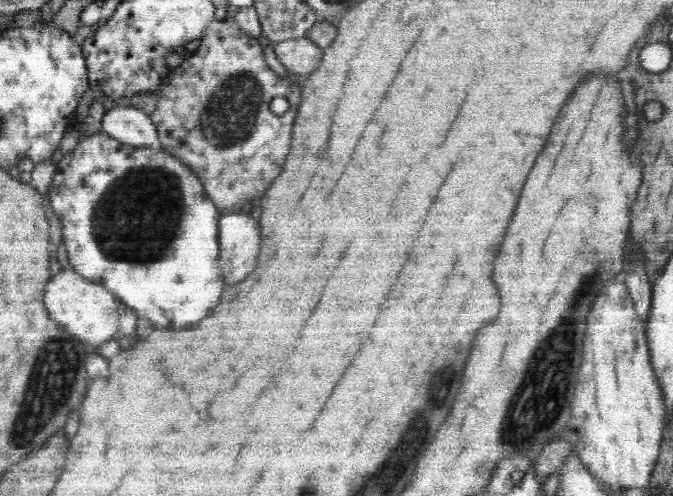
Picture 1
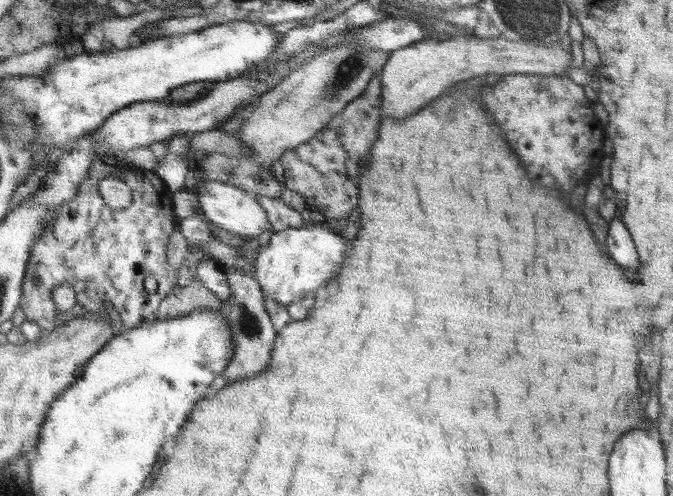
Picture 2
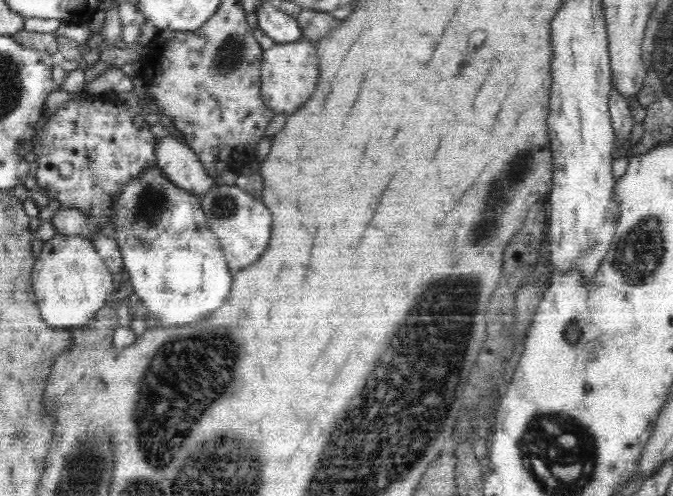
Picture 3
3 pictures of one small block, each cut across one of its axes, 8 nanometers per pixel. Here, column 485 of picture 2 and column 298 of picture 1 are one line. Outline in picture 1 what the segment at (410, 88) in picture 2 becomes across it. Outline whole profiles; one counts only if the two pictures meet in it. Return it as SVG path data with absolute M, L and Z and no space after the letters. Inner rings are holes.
M306 36L284 39L273 46L276 58L290 73L298 76L313 73L321 62L323 49Z

